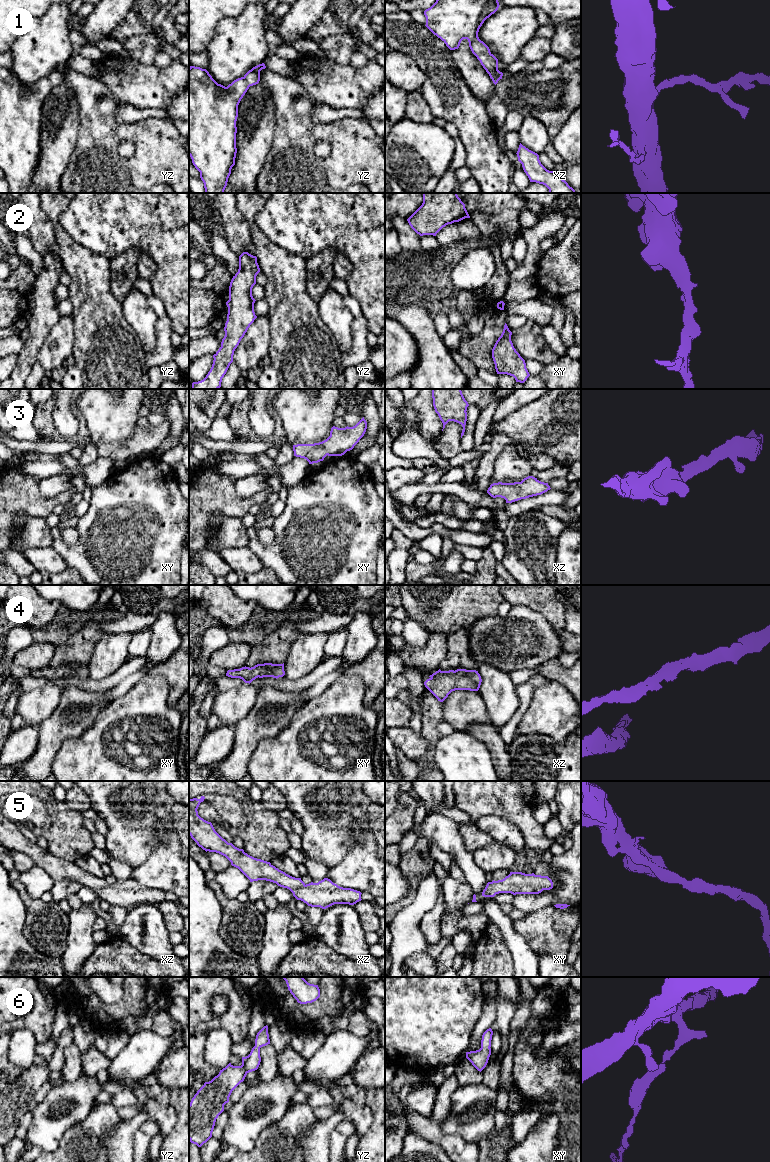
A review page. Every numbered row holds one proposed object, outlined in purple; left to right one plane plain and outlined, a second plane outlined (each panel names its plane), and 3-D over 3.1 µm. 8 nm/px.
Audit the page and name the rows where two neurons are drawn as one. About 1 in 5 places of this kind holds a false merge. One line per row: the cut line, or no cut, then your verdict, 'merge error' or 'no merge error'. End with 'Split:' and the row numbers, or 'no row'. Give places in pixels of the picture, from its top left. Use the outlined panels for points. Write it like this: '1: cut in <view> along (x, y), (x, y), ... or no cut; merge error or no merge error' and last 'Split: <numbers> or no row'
1: no cut; no merge error
2: no cut; no merge error
3: no cut; no merge error
4: no cut; no merge error
5: no cut; no merge error
6: no cut; no merge error
Split: no row

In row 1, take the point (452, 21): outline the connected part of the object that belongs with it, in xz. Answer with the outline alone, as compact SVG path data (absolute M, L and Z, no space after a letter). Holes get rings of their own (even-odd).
M436 0L424 11L425 26L450 50L458 49L463 39L468 40L472 53L495 85L502 79L503 73L498 70L498 59L479 39L478 32L499 6L498 0Z

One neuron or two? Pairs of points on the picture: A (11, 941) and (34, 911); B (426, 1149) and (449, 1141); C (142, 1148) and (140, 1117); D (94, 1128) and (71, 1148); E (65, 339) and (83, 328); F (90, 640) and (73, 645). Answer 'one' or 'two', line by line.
A: two
B: two
C: two
D: one
E: two
F: one

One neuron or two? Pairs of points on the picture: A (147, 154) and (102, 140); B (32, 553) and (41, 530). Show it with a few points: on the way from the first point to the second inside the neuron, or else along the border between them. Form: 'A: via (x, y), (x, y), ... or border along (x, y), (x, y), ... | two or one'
A: via (137, 142), (131, 136), (114, 136) | one
B: border along (51, 545), (27, 548), (23, 552) | two

